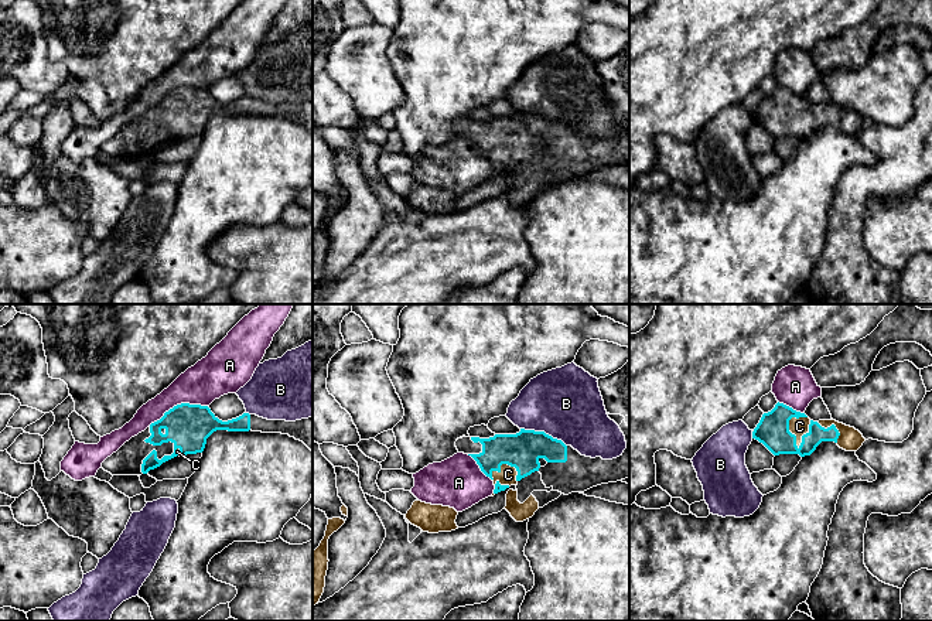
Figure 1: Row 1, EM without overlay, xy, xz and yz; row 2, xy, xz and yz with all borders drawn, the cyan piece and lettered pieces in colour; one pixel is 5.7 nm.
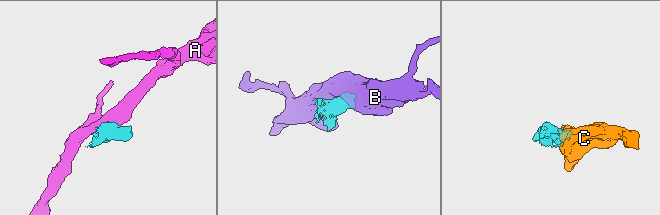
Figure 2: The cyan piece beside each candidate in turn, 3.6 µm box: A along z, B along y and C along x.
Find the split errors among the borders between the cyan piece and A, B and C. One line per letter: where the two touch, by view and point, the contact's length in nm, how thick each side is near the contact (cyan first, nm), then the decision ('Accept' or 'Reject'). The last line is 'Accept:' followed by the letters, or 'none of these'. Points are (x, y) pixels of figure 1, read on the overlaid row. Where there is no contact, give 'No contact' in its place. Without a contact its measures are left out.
A: Touches cyan at xy (178, 405). Shared border 360 nm. Thickness 260 nm (cyan) against 240 nm. Reject
B: Touches cyan at xz (543, 432). Shared border 280 nm. Thickness 200 nm (cyan) against 400 nm. Reject
C: Touches cyan at yz (788, 426). Shared border 200 nm. Thickness 190 nm (cyan) against 100 nm. Accept
Accept: C

